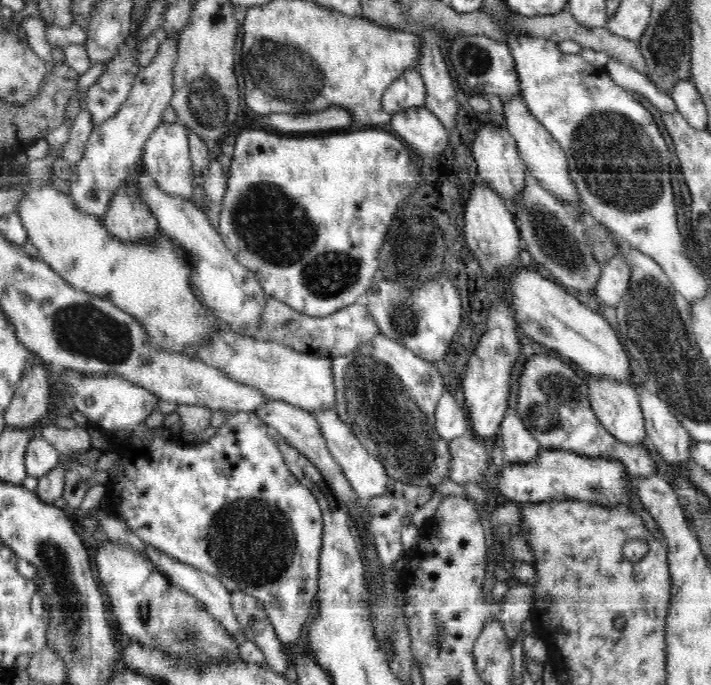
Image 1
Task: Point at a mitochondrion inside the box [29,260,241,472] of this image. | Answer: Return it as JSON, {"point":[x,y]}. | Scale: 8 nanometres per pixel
{"point":[84,330]}

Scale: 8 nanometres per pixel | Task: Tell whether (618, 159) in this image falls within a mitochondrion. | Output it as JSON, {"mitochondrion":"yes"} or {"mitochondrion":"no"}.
{"mitochondrion":"yes"}

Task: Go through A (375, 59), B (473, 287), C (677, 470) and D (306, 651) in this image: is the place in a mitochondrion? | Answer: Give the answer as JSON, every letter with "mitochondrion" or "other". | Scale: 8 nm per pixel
{"A":"other","B":"other","C":"other","D":"other"}

